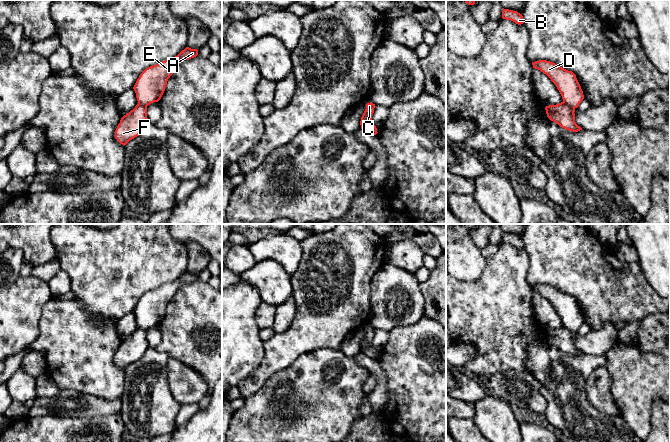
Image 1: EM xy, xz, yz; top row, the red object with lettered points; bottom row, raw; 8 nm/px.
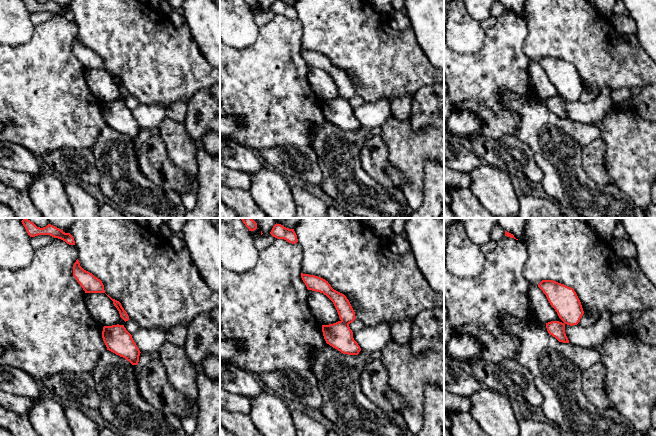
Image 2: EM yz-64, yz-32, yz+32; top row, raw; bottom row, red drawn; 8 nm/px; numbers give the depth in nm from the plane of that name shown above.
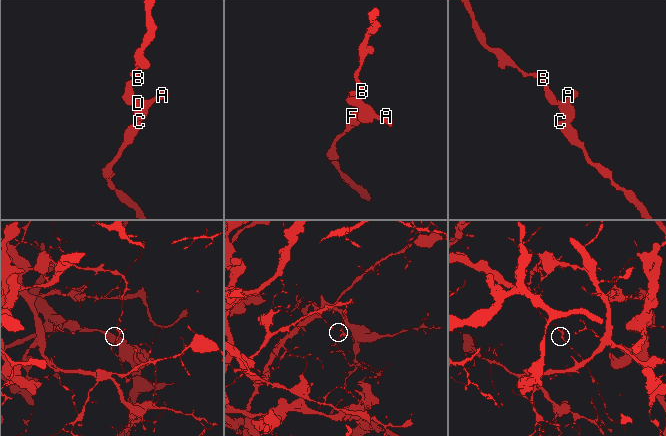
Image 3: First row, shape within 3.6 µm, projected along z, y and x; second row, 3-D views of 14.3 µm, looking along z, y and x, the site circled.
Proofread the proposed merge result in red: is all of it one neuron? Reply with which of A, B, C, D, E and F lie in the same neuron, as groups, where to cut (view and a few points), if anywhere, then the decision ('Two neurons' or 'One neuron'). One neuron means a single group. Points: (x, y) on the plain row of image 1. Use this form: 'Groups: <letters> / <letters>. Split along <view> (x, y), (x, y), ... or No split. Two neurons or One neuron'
Groups: A B D E / C F. Split along yz (563, 325), (574, 332). Two neurons

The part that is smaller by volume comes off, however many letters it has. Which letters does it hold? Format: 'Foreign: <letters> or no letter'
Foreign: C, F

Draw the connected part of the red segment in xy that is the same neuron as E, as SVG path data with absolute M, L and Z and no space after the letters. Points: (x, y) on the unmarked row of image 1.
M186 271L174 282L162 285L142 295L133 311L138 328L148 330L151 327L158 326L165 315L168 303L180 286L197 279L197 273Z

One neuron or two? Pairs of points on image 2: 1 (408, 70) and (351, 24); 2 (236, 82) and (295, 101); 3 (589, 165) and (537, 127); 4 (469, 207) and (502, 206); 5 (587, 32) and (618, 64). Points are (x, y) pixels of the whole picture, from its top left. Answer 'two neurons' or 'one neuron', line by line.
1: one neuron
2: one neuron
3: two neurons
4: two neurons
5: one neuron

